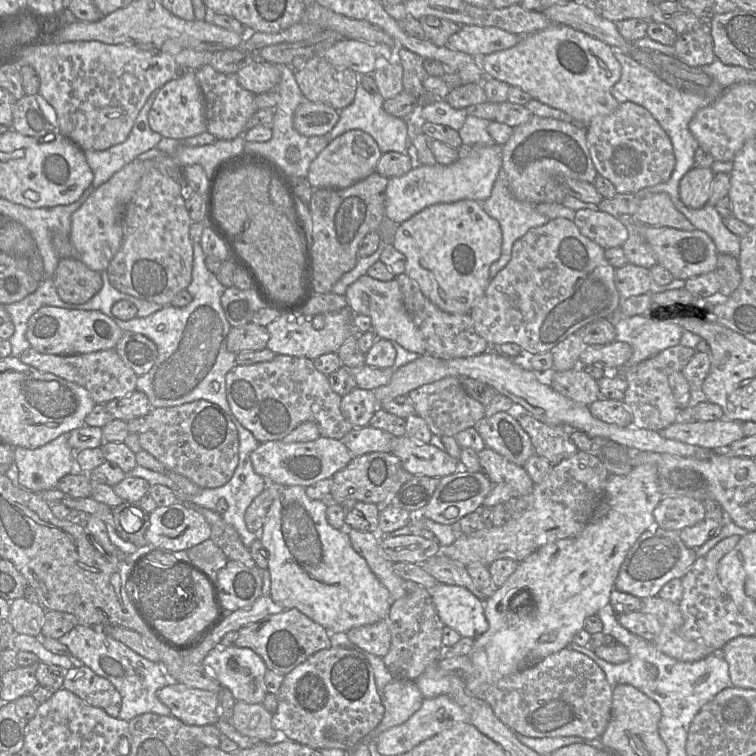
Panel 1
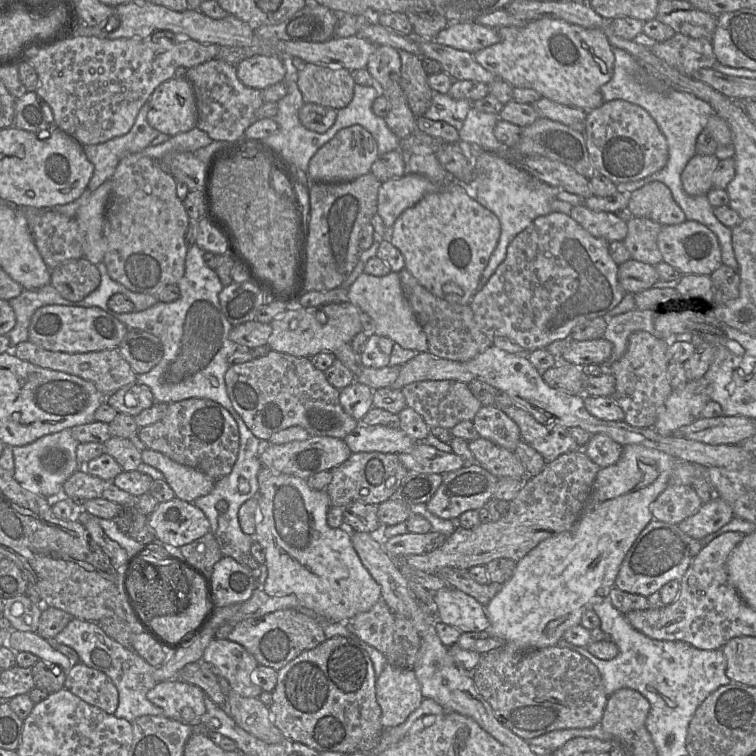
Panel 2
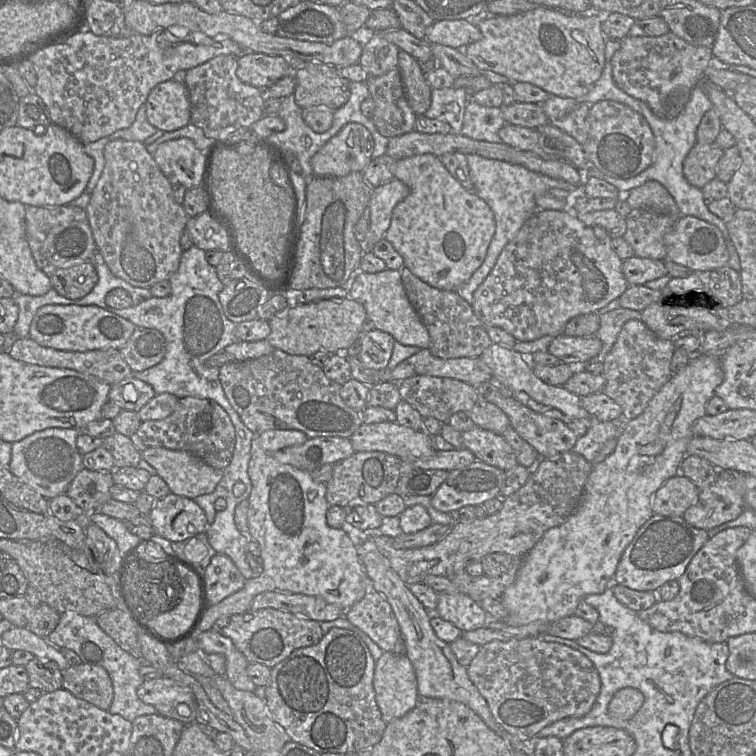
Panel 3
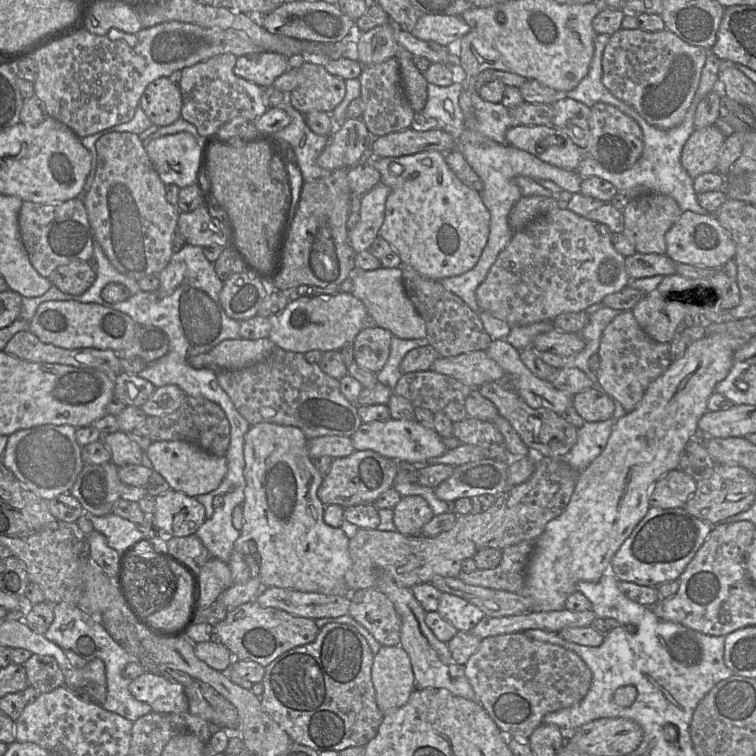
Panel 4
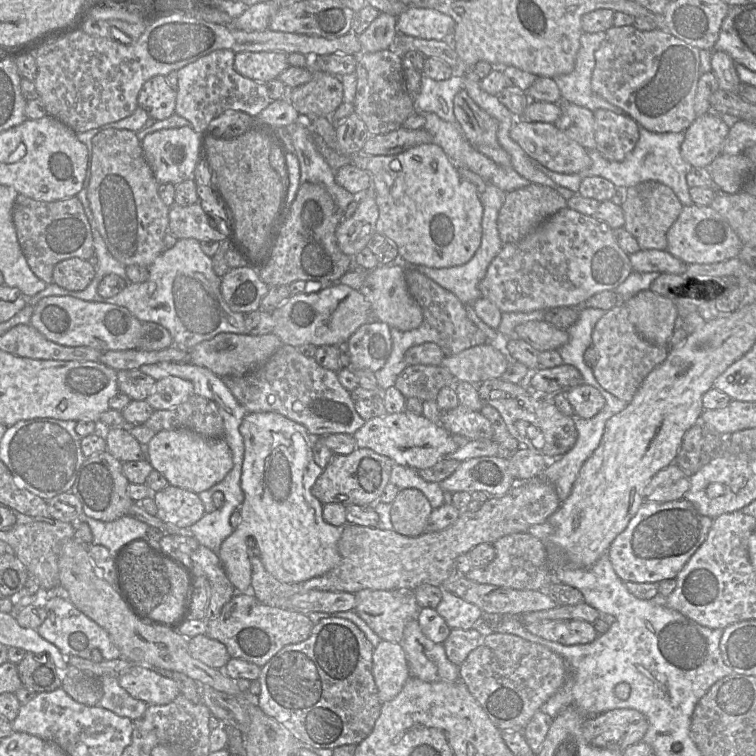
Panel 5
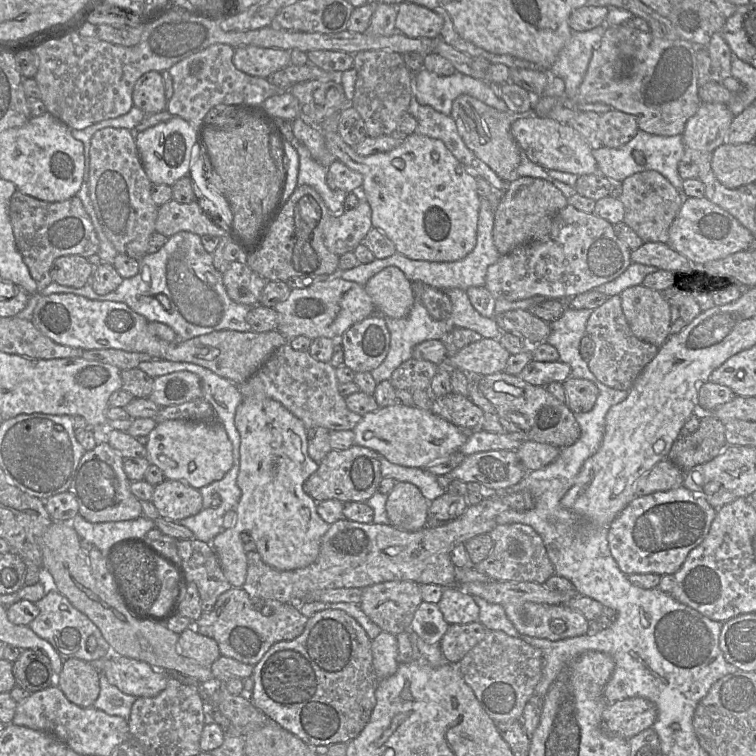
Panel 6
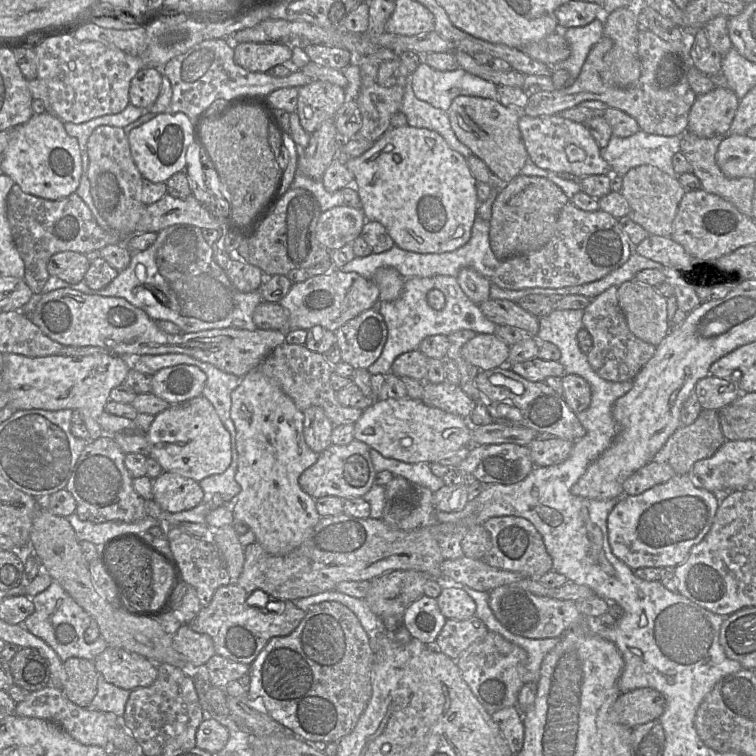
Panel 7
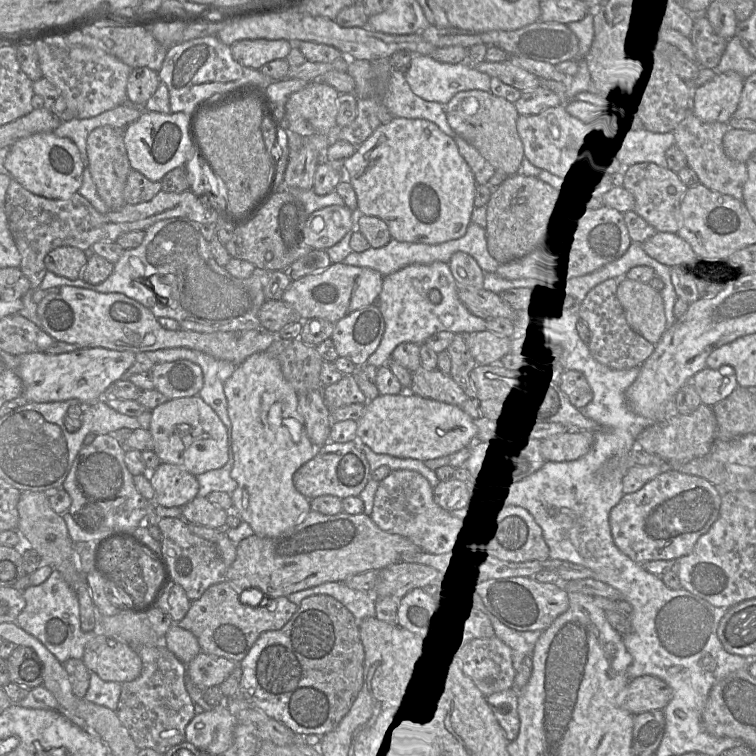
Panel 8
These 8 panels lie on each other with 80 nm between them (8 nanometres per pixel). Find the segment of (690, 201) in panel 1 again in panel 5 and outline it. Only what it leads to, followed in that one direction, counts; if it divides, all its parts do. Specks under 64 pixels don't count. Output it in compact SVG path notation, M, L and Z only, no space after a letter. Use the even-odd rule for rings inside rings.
M714 111L697 117L685 131L681 156L692 167L707 168L723 152L730 128Z

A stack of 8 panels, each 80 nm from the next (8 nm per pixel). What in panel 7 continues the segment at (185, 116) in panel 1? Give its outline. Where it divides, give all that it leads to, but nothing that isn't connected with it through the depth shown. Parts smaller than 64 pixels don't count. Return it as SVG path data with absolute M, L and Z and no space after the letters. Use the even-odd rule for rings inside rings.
M143 68L132 78L129 88L130 104L147 109L157 100L162 82L160 68Z

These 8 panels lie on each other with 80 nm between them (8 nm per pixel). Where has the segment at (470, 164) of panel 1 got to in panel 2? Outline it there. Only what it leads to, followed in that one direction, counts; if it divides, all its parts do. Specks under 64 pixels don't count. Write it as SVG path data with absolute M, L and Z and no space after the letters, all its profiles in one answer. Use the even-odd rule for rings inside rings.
M412 173L382 182L378 191L377 214L387 228L392 228L403 211L414 206L435 188L425 176Z

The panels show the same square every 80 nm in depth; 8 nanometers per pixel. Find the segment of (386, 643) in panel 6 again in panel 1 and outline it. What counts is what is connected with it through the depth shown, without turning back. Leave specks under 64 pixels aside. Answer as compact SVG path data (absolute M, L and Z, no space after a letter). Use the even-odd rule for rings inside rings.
M393 678L382 694L384 715L371 737L377 736L393 726L406 722L422 705L424 697L415 681Z

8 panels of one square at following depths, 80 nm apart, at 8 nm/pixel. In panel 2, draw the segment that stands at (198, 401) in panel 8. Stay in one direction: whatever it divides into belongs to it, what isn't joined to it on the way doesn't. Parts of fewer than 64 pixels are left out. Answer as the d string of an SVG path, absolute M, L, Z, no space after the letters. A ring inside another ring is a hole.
M145 449L141 451L141 459L164 475L164 480L180 500L192 503L195 499L208 495L215 485L215 480L211 477L181 465L160 452Z

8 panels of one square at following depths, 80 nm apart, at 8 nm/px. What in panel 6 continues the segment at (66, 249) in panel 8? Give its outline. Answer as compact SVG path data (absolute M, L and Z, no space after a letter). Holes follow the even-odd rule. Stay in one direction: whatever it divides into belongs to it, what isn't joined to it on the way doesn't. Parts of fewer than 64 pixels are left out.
M65 255L53 261L50 276L62 286L81 288L90 283L95 267L83 256Z

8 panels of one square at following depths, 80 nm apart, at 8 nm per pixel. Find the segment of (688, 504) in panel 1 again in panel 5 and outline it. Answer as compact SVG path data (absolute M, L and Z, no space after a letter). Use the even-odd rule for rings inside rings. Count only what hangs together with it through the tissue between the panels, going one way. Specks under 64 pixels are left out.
M676 462L658 471L644 488L645 501L670 502L685 497L690 476Z

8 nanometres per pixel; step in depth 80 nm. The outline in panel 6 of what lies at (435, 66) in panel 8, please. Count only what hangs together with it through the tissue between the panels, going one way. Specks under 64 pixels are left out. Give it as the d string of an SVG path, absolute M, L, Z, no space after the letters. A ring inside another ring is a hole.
M422 68L413 76L413 95L418 103L448 116L453 101L460 95L469 95L498 111L509 112L499 97L498 87L460 72L439 76Z

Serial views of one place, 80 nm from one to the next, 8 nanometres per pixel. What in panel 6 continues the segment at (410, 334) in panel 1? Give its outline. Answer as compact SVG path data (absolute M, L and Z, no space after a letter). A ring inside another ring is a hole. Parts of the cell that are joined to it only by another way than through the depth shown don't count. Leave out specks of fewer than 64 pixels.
M396 266L385 267L372 276L364 289L374 307L391 318L407 316L415 301L412 282Z

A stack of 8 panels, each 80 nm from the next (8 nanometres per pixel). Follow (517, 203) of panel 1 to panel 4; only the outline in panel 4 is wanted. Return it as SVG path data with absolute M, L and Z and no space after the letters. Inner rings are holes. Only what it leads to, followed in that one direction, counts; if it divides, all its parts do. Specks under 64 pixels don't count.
M465 127L456 141L455 150L463 155L466 162L483 183L480 195L490 213L490 231L481 256L472 269L458 276L441 279L439 282L446 290L460 297L471 310L478 313L481 310L476 299L476 289L484 281L499 253L510 242L514 234L508 224L508 215L515 203L523 196L516 183L516 178L524 176L532 179L550 180L572 194L581 194L581 182L583 178L576 171L557 168L539 160L526 151L511 145L498 144L476 131L465 129Z

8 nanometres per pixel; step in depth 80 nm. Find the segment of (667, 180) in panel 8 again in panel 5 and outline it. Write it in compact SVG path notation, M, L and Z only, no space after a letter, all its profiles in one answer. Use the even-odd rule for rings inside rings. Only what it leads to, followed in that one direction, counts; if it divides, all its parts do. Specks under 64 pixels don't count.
M644 181L627 188L622 204L625 217L624 228L635 237L640 249L666 250L667 232L680 215L683 205L674 191L658 181Z

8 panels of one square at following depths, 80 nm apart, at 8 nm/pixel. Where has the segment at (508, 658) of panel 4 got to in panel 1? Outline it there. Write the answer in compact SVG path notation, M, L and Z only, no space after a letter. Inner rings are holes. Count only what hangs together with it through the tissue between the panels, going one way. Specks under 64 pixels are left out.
M563 648L520 671L494 682L484 700L499 720L528 737L601 738L611 717L613 687L603 670L586 655Z

